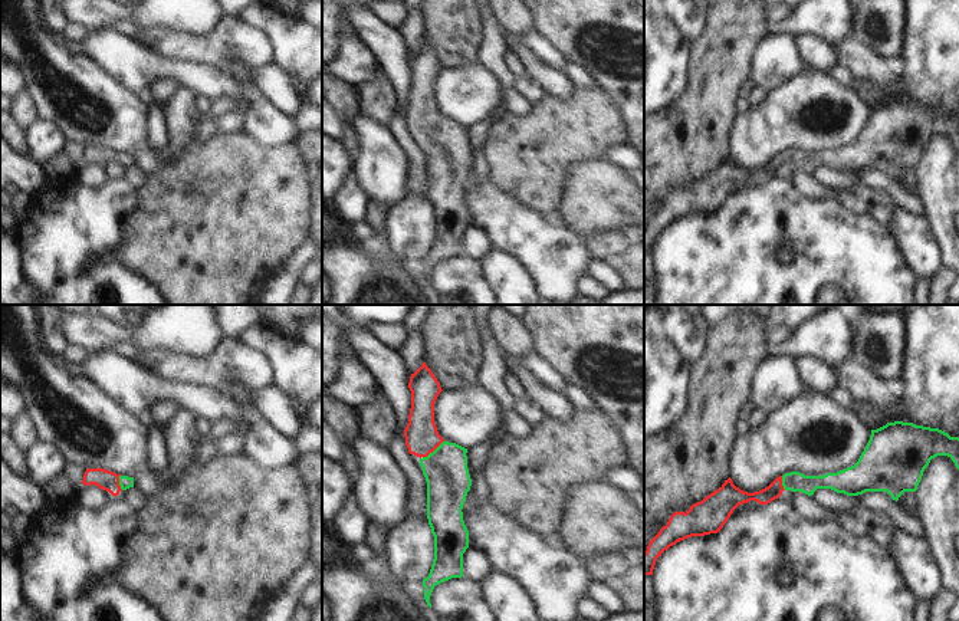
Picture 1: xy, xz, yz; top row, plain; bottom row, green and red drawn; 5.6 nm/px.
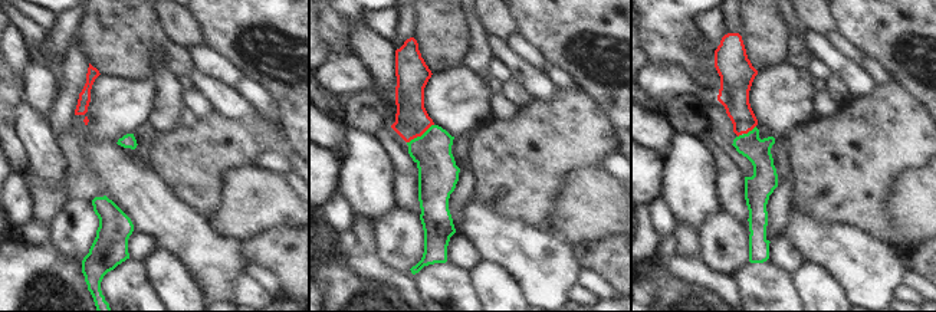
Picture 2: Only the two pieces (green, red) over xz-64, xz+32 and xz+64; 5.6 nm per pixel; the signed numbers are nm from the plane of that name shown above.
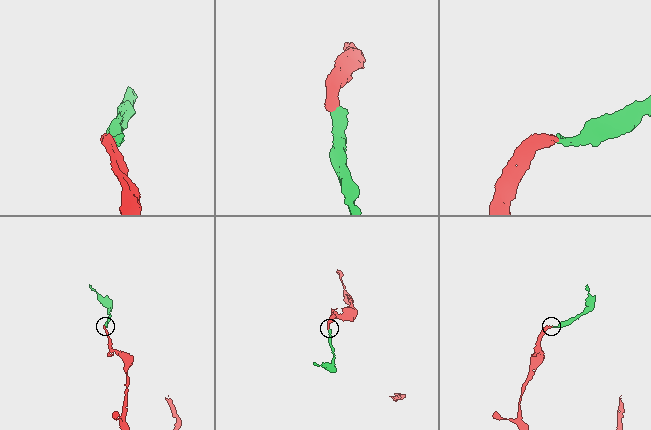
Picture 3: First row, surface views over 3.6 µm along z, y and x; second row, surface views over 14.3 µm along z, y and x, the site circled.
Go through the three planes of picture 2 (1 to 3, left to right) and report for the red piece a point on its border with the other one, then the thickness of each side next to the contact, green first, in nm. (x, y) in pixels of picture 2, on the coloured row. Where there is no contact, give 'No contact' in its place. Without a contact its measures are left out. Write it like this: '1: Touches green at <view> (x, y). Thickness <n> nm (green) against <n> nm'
1: No contact
2: Touches green at xz+32 (421, 135). Thickness 220 nm (green) against 190 nm
3: Touches green at xz+64 (749, 131). Thickness 140 nm (green) against 170 nm.

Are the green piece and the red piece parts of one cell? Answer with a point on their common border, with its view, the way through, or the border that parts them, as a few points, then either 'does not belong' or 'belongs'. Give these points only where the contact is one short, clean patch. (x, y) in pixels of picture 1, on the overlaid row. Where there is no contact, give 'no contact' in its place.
xz (434, 450) | across xz (446, 472), (443, 462), (434, 450), (421, 437) | belongs

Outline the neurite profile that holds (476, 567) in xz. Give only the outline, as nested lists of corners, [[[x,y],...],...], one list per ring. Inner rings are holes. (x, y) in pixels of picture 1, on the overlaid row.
[[[469,546],[463,553],[463,578],[482,582],[492,572],[492,565],[483,551]]]

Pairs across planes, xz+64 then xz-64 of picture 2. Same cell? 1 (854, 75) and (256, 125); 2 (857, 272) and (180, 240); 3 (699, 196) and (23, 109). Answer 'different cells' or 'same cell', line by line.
1: same cell
2: same cell
3: same cell

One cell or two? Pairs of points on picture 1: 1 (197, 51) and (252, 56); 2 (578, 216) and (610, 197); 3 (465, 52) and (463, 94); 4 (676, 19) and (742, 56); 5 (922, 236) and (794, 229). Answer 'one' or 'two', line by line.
1: one
2: one
3: two
4: two
5: two

